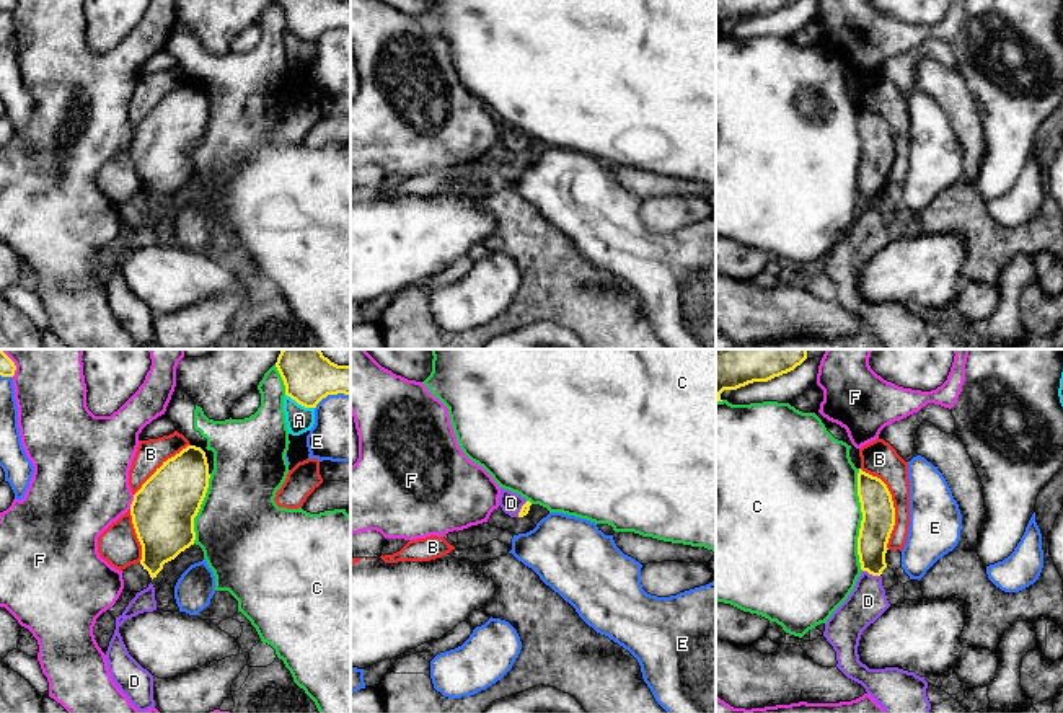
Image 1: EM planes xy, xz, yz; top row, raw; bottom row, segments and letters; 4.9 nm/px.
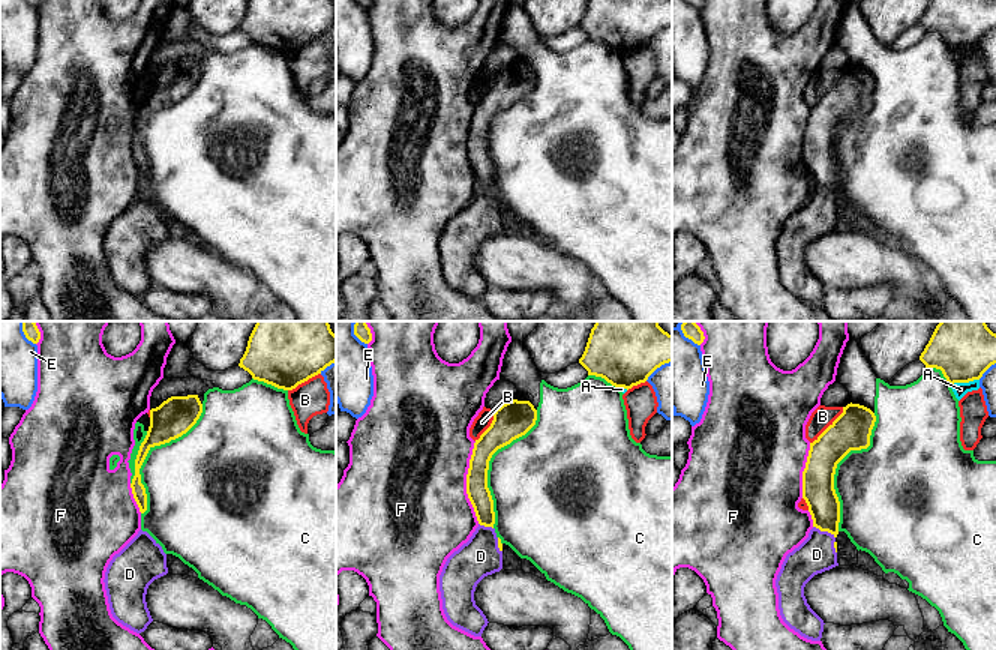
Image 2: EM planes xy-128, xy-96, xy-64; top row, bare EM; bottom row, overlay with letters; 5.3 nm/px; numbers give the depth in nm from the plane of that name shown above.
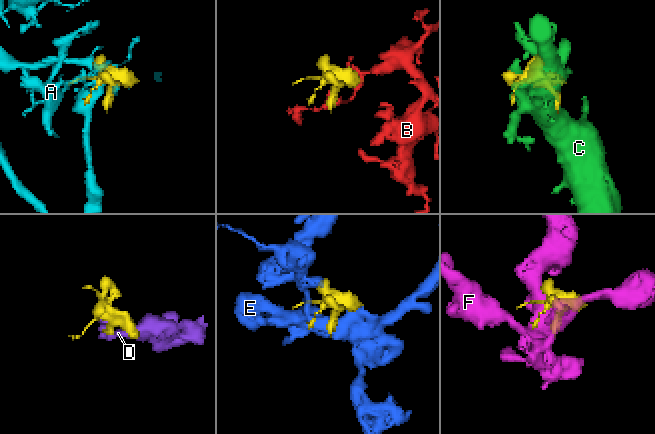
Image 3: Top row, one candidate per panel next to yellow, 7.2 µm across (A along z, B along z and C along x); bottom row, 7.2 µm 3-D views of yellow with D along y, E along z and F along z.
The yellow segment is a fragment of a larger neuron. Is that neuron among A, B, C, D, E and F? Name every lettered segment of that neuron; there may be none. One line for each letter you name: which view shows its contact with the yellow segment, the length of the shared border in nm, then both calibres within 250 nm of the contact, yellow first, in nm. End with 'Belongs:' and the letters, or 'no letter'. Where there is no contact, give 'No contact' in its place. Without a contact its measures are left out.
D: Touches yellow in yz. Shared border 90 nm. Thickness 160 nm (yellow) against 190 nm
Belongs: D

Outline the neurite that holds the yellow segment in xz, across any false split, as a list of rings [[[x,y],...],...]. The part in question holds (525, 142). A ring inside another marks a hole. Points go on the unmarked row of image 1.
[[[501,122],[499,140],[510,152],[523,152],[528,148],[532,137],[517,127]]]

